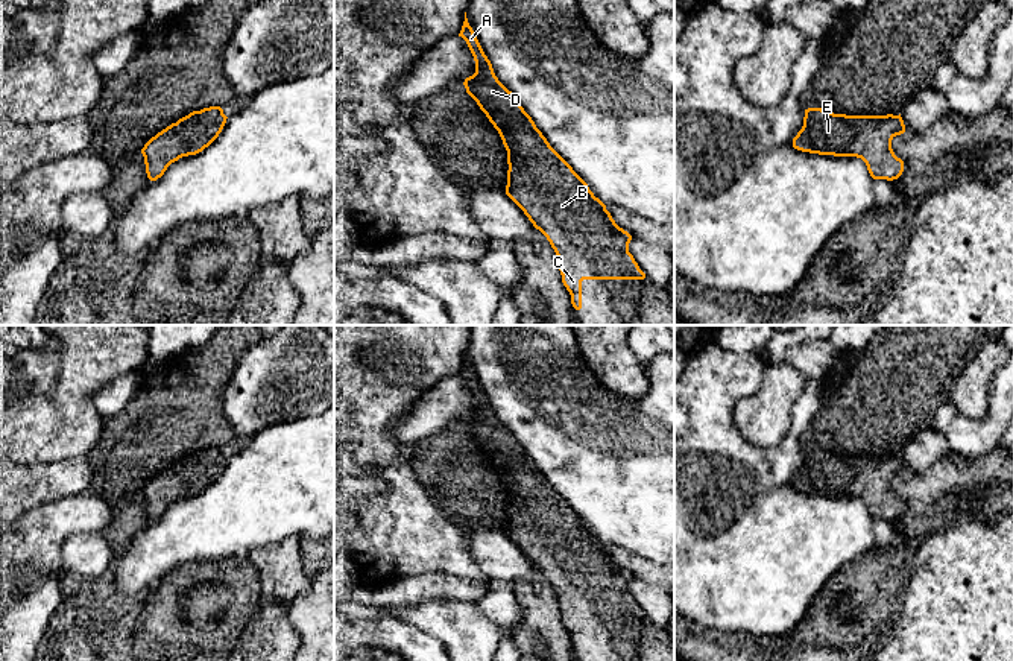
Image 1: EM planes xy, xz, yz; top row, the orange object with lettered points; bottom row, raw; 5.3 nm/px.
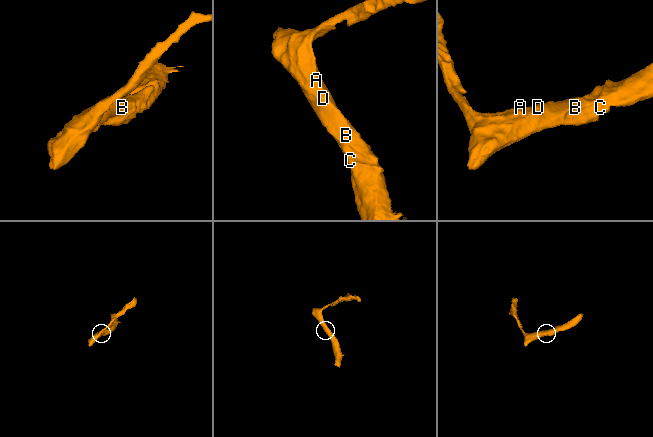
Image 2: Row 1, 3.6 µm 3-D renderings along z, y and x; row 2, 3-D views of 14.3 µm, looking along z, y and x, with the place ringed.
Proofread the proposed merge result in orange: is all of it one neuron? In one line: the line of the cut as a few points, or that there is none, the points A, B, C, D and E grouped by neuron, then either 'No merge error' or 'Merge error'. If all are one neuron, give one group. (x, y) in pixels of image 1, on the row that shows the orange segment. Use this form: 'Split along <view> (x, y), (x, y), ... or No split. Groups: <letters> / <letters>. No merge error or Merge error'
No split. Groups: A B C D E. No merge error

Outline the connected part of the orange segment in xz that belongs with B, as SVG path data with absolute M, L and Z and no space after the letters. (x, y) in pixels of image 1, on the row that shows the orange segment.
M466 12L459 36L466 41L475 61L475 73L463 82L466 93L498 131L507 150L506 195L524 211L554 249L562 283L571 295L573 307L576 310L582 308L583 280L644 280L645 274L629 252L632 236L615 223L606 205L594 196L588 184L550 146L516 96L498 81L468 23Z

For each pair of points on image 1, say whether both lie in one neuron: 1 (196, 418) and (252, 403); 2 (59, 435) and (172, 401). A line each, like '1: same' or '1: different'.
1: different
2: different

